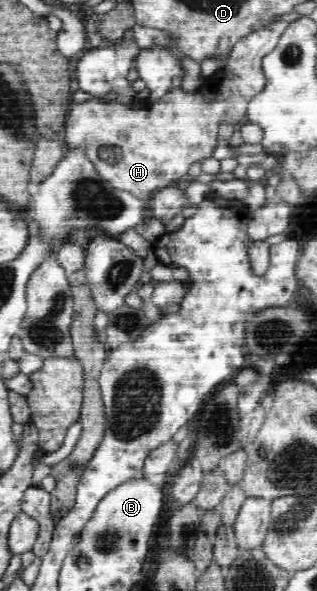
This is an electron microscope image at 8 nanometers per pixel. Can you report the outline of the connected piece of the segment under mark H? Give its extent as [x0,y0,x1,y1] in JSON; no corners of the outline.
[61,21,289,244]

